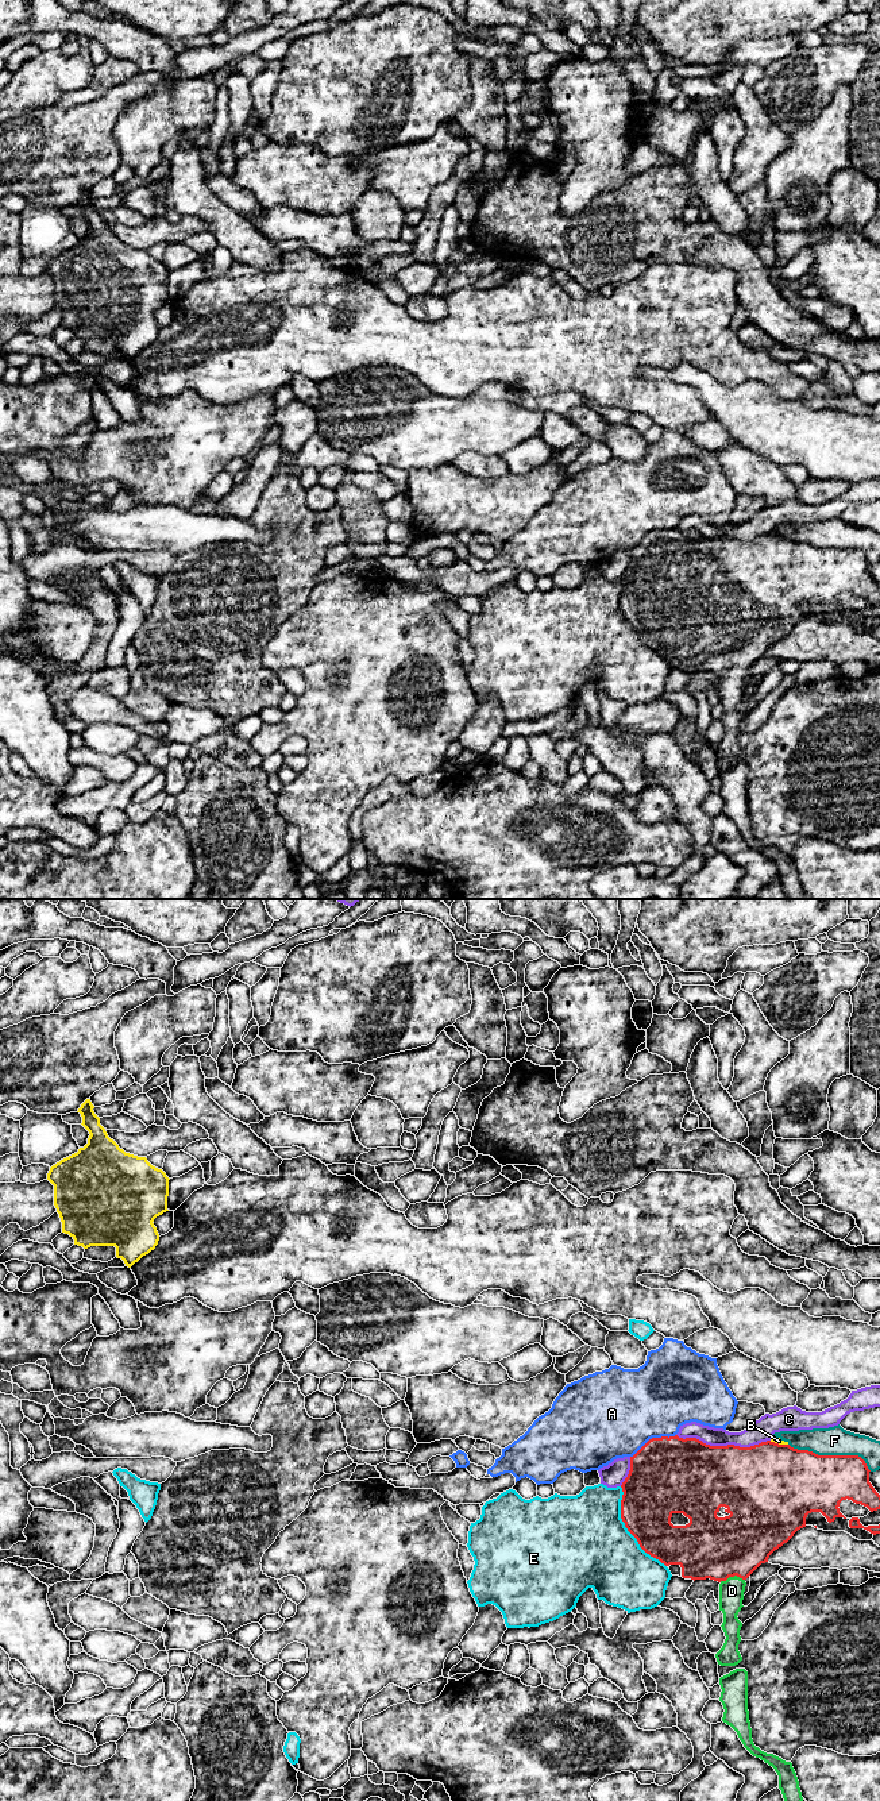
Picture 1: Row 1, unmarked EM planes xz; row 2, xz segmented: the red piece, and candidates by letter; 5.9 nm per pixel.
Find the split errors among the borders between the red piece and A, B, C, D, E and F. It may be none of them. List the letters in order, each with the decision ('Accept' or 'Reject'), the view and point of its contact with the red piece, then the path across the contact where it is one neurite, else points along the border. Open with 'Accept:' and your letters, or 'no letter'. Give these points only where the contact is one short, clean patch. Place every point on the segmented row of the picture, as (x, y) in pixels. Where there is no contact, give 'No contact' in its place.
Accept: D
A: Reject. Touches red at xz (652, 1438)
B: Reject. Touches red at xz (778, 1443)
C: Reject. Touches red at xz (724, 1446)
D: Accept. Touches red at xz (732, 1576). Path across: xz (713, 1547), (732, 1566), (732, 1576), (732, 1591)
E: Reject. Touches red at xz (628, 1530)
F: Reject. Touches red at xz (832, 1456)

